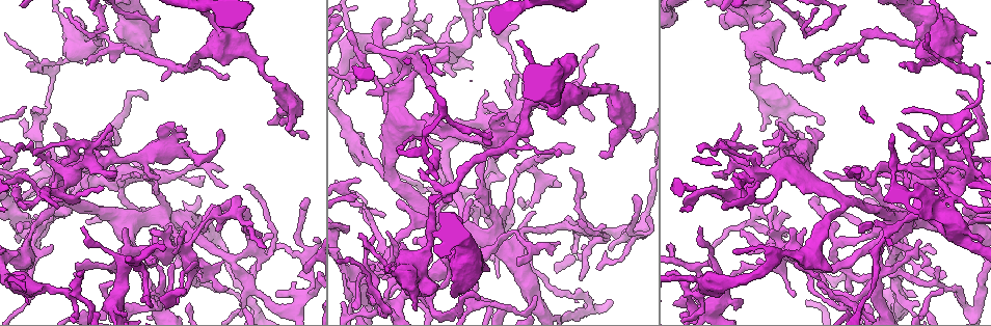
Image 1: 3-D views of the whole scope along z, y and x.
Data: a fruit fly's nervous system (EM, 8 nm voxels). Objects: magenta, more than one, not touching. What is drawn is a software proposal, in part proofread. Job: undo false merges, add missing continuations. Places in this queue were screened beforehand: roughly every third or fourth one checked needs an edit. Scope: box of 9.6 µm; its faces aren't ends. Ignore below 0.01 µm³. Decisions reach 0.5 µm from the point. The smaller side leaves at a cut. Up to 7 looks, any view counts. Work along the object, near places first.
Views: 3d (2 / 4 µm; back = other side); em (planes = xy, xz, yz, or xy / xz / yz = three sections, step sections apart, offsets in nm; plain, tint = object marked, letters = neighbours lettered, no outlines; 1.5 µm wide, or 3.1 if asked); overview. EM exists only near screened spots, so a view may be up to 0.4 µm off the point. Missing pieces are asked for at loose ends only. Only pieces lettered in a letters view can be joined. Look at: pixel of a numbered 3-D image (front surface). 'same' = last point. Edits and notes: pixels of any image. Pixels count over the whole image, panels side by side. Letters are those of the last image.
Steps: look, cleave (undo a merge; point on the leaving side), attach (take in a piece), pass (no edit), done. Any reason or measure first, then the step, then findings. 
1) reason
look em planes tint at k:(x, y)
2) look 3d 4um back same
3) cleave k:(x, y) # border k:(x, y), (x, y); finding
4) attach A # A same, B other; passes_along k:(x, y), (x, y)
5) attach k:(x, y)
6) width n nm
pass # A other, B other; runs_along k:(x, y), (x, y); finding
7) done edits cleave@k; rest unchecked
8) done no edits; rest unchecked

tapers out
look 3d 4um at 1:(472, 198)

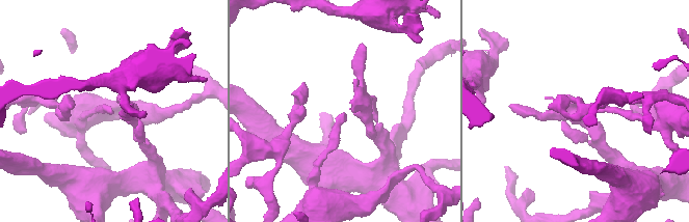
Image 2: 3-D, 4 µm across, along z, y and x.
look em planes tint at 2:(113, 112)

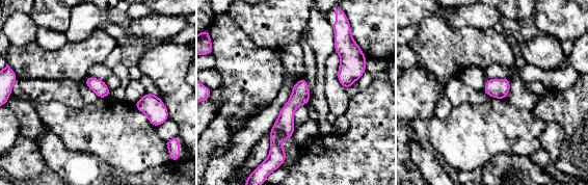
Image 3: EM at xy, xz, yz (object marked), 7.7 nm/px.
look em planes letters same

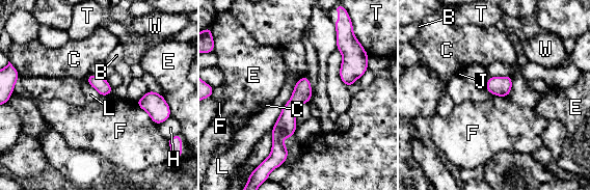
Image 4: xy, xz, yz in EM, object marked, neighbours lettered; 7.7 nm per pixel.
width 120 nm
pass # B other, C other, E other, F other, H other, J other, L other, T other, W other; border 4:(135, 102), (157, 125); no lettered piece goes on from it

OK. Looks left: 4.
branch stops here
look em planes letters at 1:(490, 141)

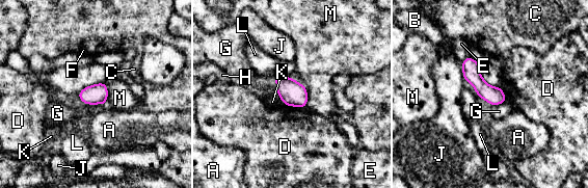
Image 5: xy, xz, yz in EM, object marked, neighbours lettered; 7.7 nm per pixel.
width 140 nm
pass # A other, B other, C other, D other, E other, F other, G other, H other, J other, K other, L other, M other; runs_along 5:(466, 60), (473, 76), (502, 100); none of them fits

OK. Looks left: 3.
abrupt turn
look em xz step 8 tint at 1:(806, 34)

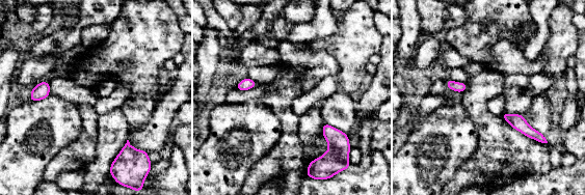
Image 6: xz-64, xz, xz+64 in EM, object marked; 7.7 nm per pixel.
look em planes letters same

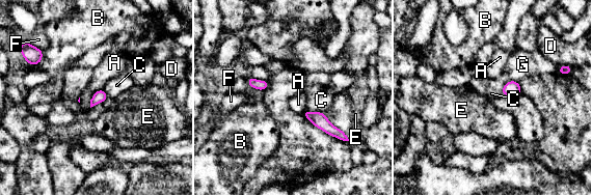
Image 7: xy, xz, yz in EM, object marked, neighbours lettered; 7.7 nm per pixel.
width 50 nm; longest_contact A 180 nm
pass # A other, B other, C other, D other, E other, F other, G other; continuous, no second neuron

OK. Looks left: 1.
done no edits; rest unchecked

